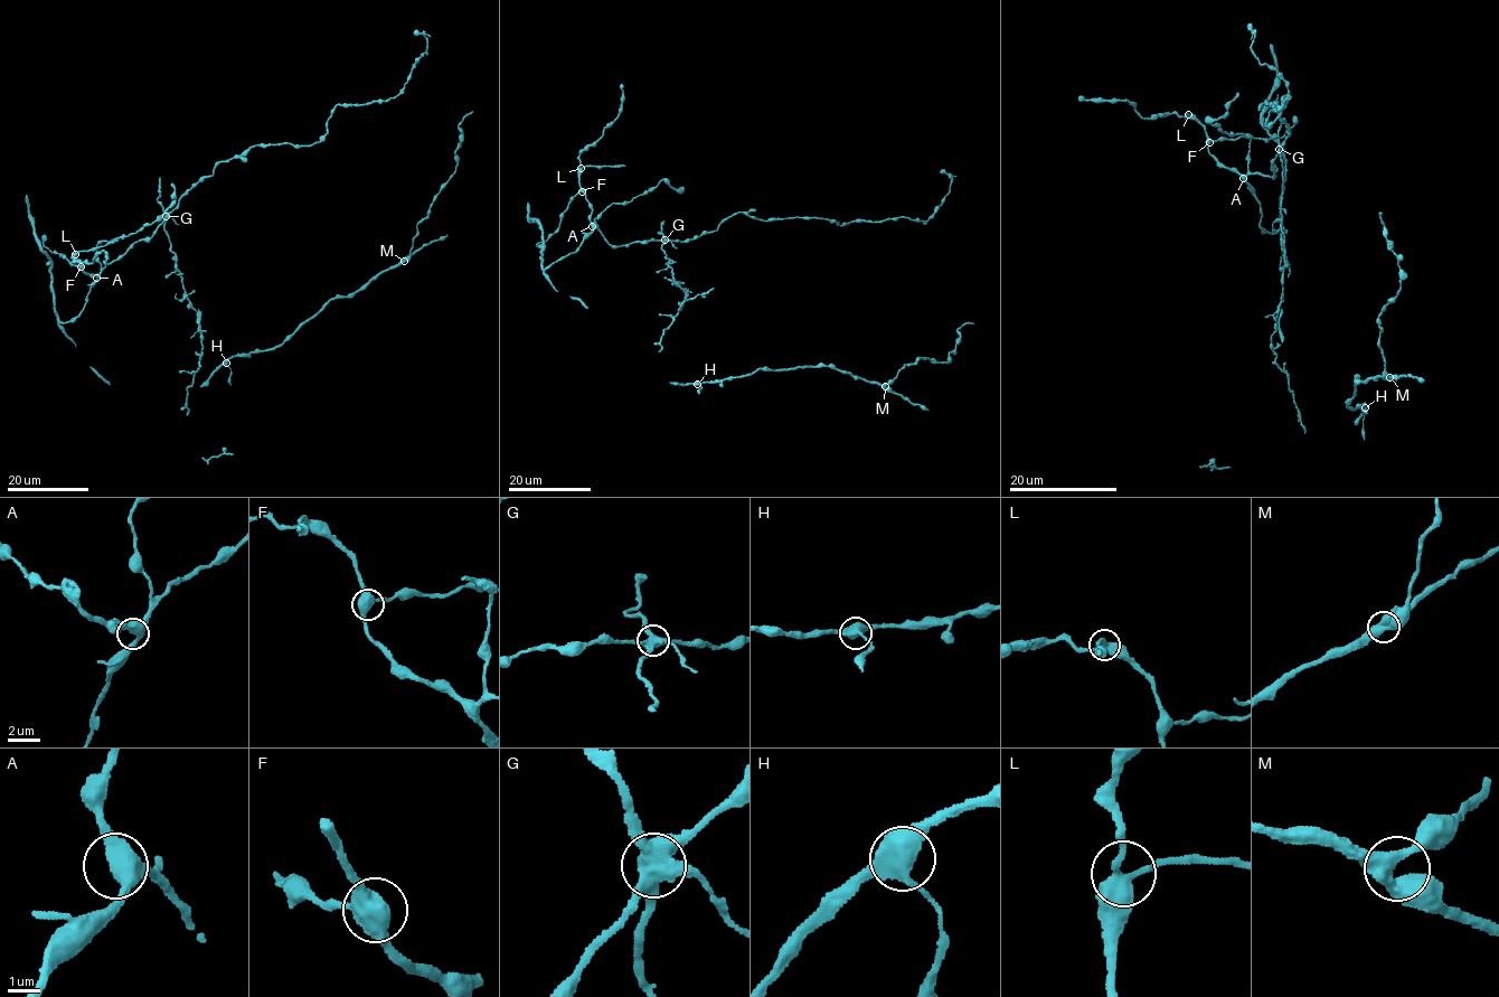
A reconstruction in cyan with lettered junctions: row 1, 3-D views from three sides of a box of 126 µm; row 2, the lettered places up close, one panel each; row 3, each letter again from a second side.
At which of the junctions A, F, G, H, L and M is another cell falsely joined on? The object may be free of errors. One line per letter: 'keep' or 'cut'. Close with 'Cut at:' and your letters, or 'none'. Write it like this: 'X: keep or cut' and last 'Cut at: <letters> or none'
A: keep
F: keep
G: cut
H: keep
L: keep
M: keep
Cut at: G

